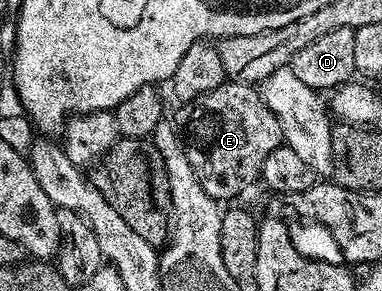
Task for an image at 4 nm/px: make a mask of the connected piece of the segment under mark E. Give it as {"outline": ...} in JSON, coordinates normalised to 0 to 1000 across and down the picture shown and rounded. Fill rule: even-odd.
{"outline":[[[610,275],[589,282],[563,309],[537,316],[503,368],[484,450],[479,436],[479,488],[492,553],[500,557],[500,574],[542,670],[571,694],[592,694],[589,684],[626,674],[647,643],[675,625],[699,536],[743,495],[738,430],[688,347],[675,302]]]}

